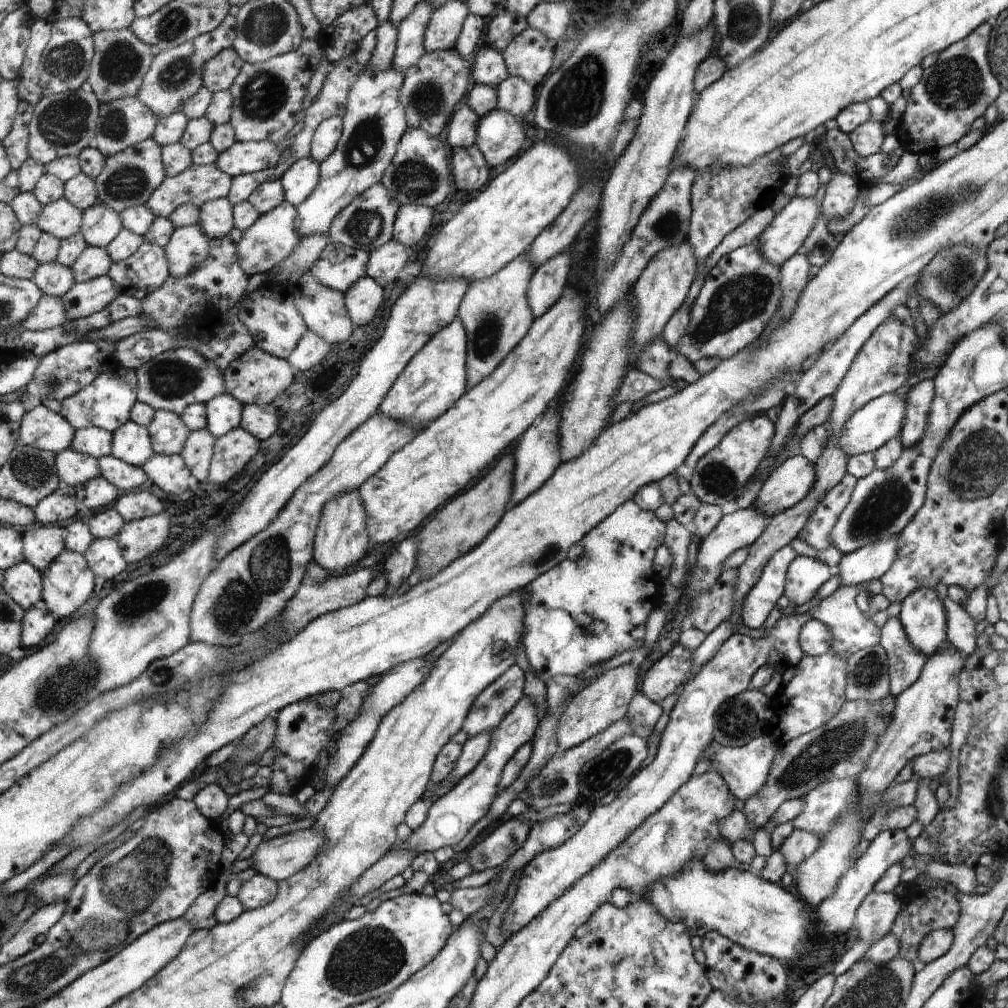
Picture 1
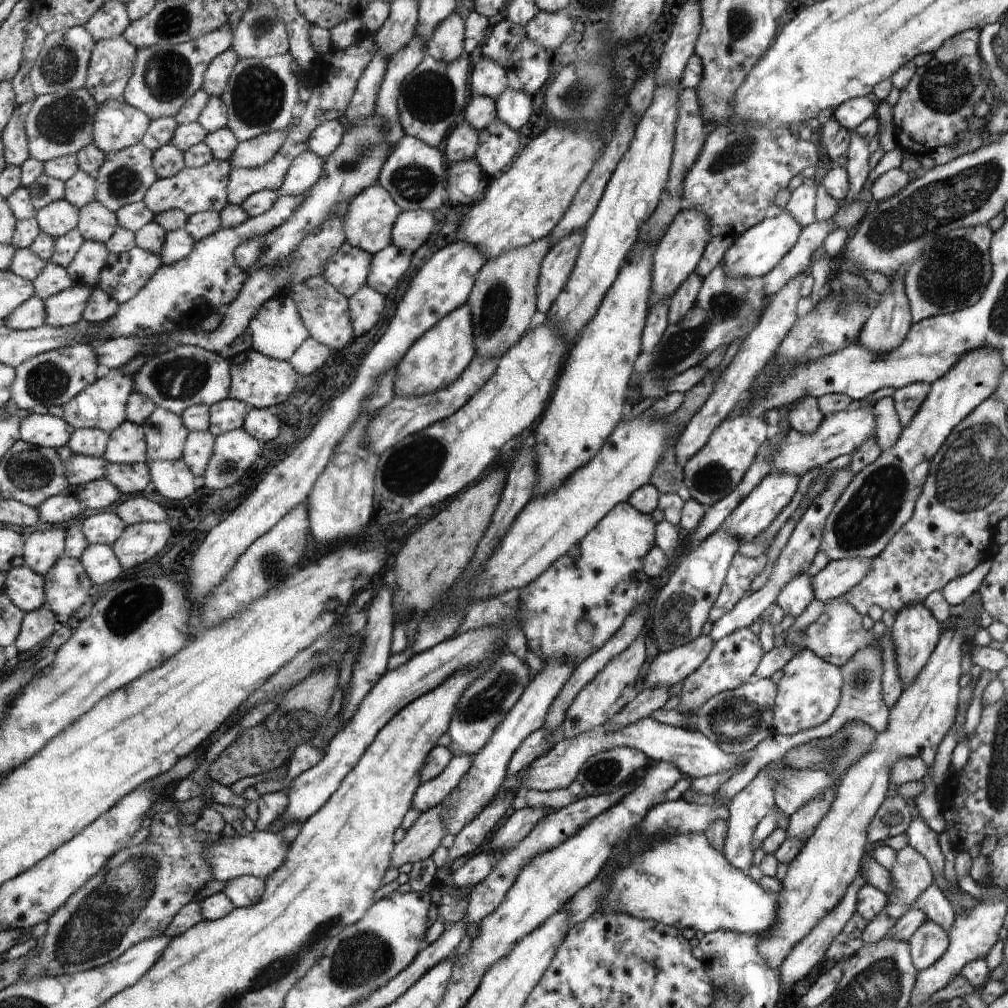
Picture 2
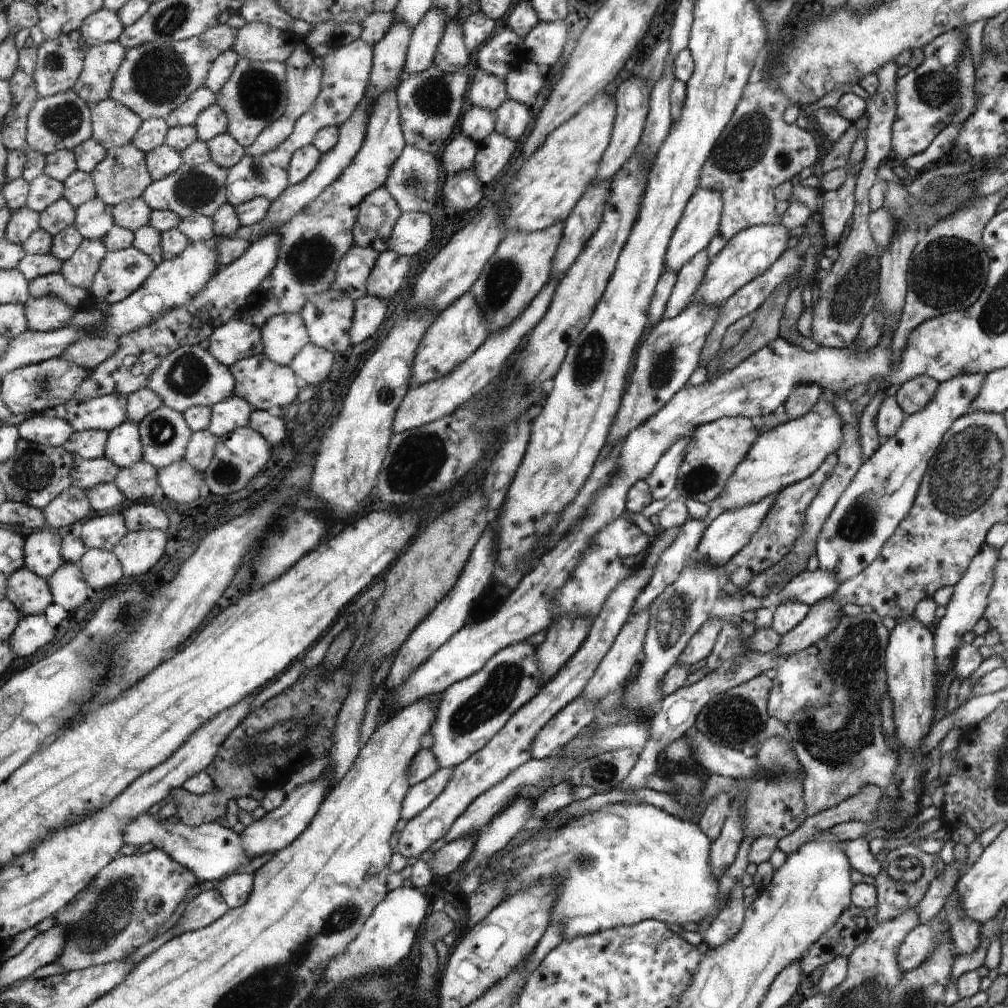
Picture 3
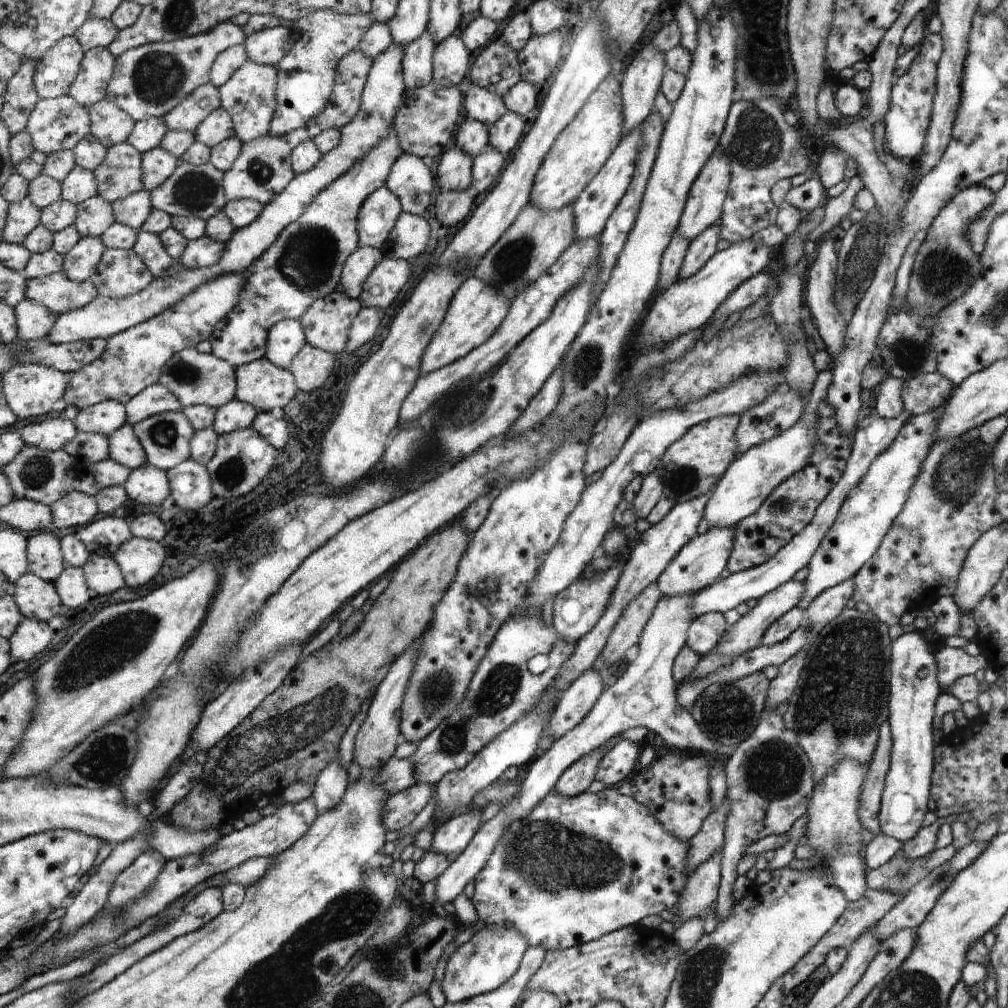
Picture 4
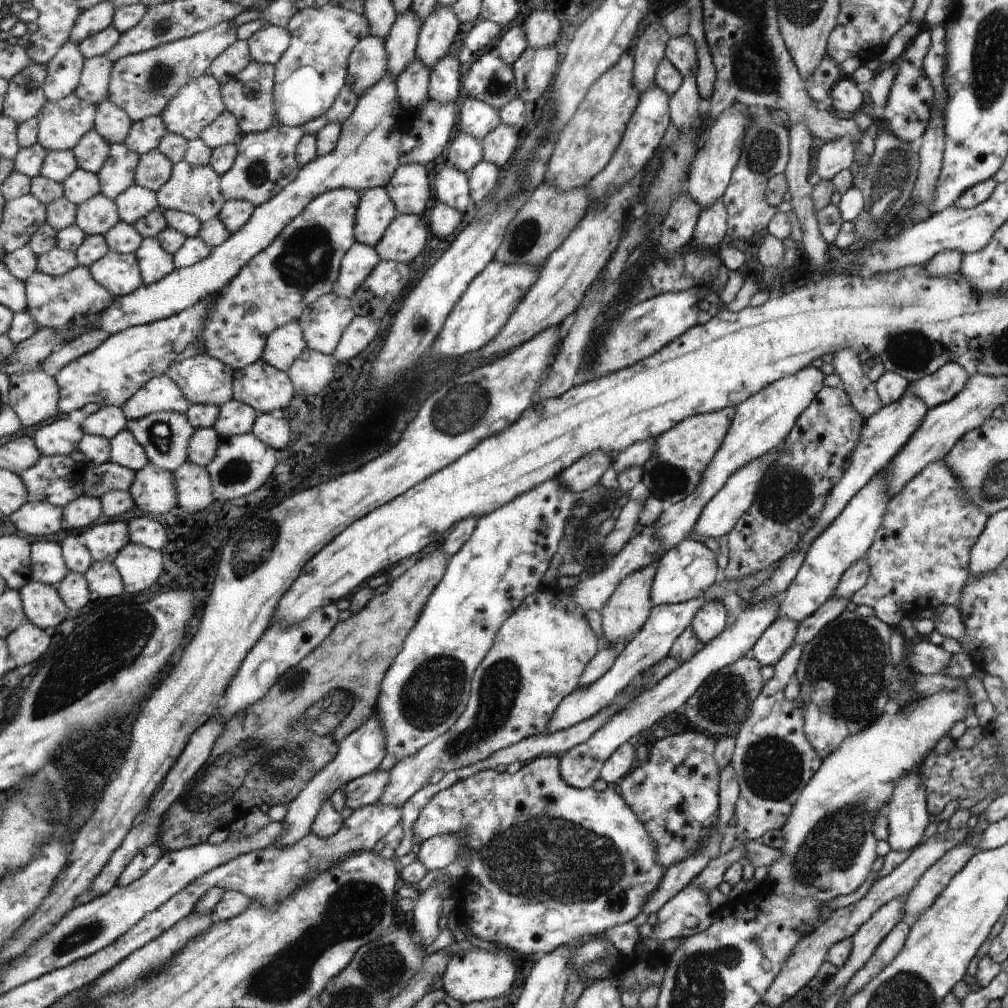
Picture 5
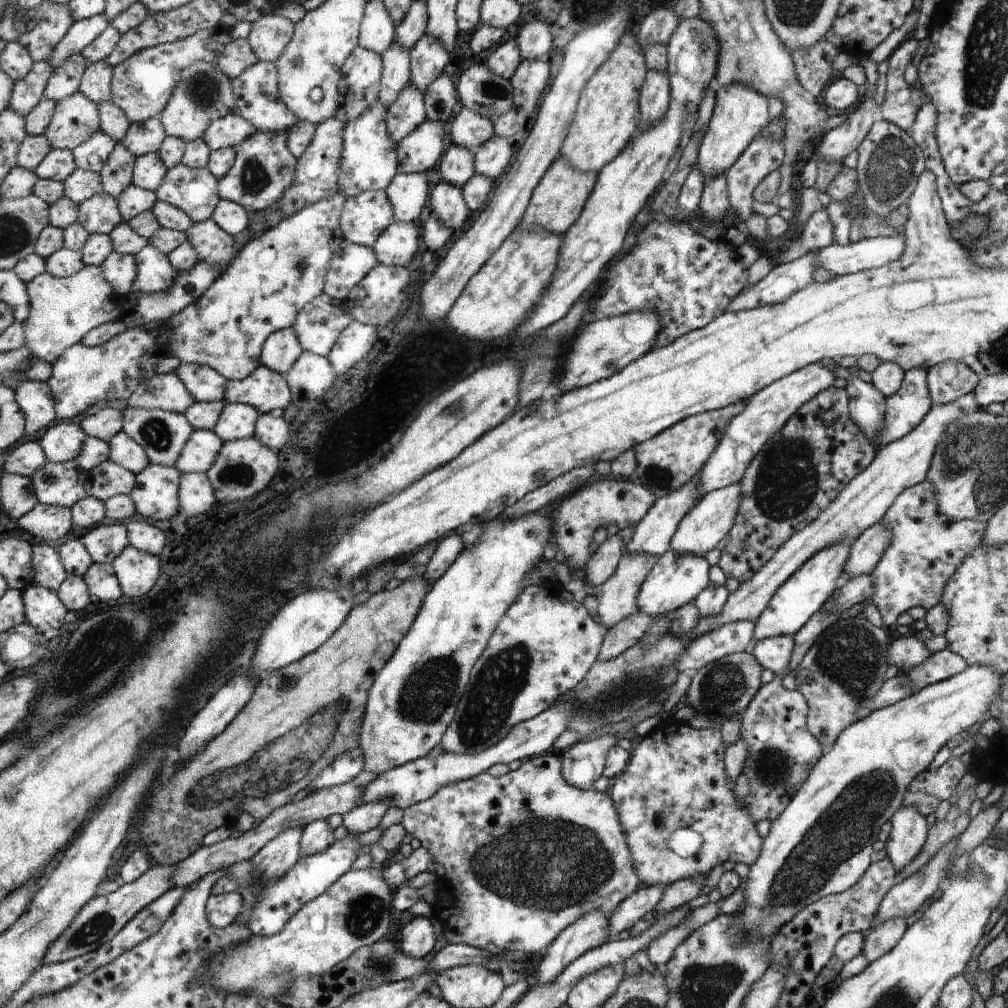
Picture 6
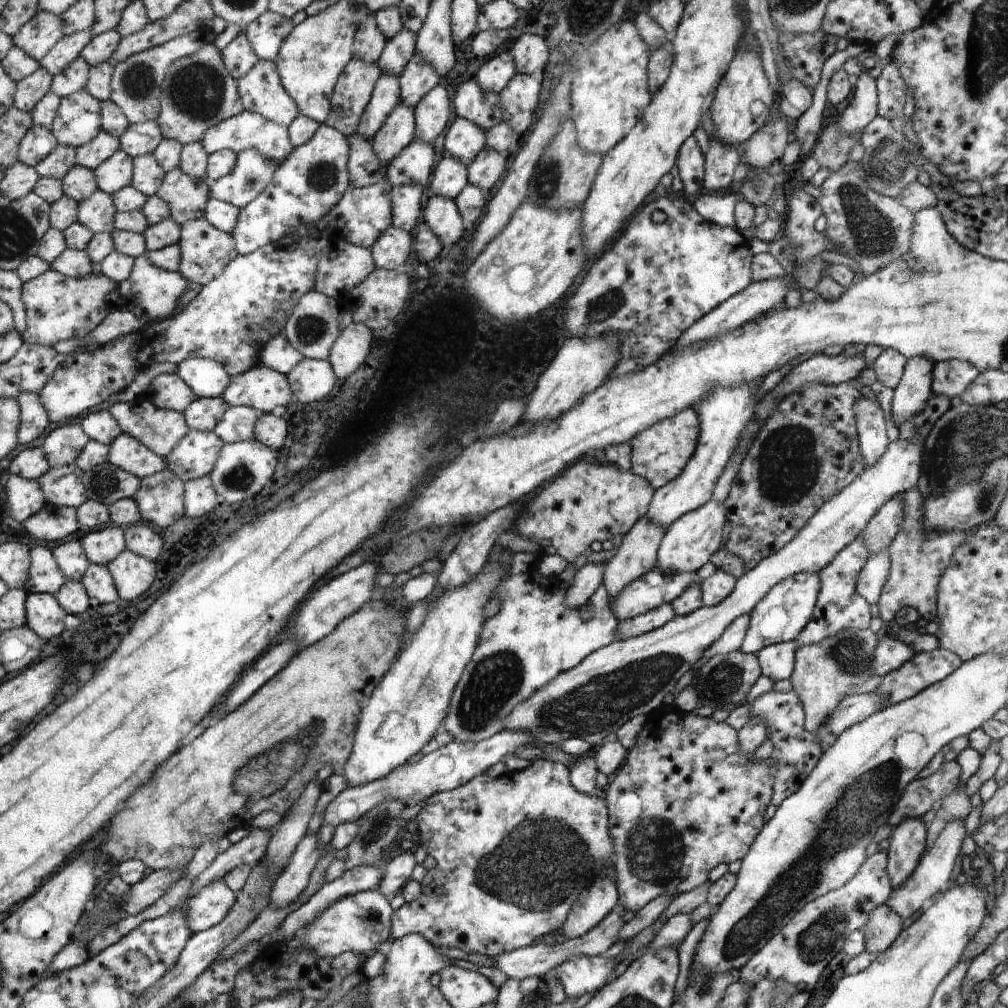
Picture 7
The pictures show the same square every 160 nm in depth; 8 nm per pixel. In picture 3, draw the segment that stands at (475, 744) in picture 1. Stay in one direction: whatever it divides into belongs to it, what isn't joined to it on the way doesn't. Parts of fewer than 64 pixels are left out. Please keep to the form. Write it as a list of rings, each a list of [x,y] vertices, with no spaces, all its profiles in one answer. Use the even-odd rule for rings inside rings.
[[[438,769],[426,780],[412,785],[406,793],[401,815],[404,820],[412,820],[440,796],[452,777],[453,769]]]

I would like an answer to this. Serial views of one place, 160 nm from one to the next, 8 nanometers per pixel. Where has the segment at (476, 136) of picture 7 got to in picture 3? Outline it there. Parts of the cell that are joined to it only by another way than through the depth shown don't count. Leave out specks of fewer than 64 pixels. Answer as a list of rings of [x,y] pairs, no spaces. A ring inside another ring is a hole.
[[[480,68],[476,70],[473,85],[469,90],[468,103],[470,106],[495,112],[508,98],[508,91],[501,79],[486,74]]]

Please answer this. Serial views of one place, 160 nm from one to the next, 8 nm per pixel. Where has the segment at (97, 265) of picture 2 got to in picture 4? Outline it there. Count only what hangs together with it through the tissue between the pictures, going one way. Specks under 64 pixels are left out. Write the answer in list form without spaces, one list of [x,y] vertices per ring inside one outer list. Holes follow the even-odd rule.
[[[82,237],[65,256],[64,272],[78,282],[91,280],[108,249],[102,237]]]

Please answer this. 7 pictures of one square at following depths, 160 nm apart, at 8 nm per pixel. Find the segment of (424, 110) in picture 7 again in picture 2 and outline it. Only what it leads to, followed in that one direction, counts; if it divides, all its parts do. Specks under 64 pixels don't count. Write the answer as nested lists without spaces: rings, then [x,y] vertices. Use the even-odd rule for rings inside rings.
[[[453,13],[435,30],[426,50],[438,61],[452,62],[465,52],[464,20]]]

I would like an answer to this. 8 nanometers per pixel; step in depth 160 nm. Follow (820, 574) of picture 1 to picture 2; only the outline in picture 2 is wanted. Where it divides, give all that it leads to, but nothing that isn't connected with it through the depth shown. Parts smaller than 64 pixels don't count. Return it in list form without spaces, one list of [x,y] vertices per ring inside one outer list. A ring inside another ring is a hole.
[[[814,568],[795,576],[780,591],[776,603],[780,605],[785,616],[797,619],[806,610],[808,604],[816,598],[812,585],[813,573],[815,573]]]

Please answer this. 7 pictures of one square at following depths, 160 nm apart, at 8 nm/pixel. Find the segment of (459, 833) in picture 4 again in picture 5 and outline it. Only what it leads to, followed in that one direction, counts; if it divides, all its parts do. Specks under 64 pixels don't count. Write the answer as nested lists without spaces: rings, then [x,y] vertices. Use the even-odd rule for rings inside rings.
[[[448,834],[429,838],[420,845],[417,859],[426,870],[444,869],[448,864],[457,860],[459,854],[458,836]]]

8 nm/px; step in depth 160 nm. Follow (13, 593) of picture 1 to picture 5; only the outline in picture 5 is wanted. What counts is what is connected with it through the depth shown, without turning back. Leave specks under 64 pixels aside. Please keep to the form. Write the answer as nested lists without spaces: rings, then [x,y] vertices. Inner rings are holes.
[[[32,580],[21,593],[28,620],[36,626],[48,630],[60,626],[68,618],[69,606],[62,598],[59,587]]]

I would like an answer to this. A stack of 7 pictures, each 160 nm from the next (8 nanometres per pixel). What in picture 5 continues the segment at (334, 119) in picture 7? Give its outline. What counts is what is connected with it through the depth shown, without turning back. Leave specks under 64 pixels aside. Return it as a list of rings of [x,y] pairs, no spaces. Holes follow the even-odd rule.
[[[368,35],[358,41],[348,60],[348,81],[345,87],[351,87],[360,98],[373,87],[387,72],[387,54],[384,40]]]

